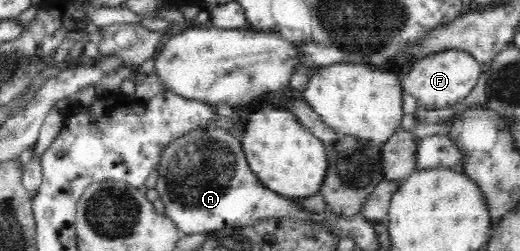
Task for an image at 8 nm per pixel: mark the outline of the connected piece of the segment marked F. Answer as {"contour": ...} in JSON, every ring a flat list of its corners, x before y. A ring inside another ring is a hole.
{"contour":[[448,50,415,61,401,81,403,90,415,98,418,107,439,110,455,103,461,106,464,98,473,92,481,73,479,63,471,55,463,51]]}

